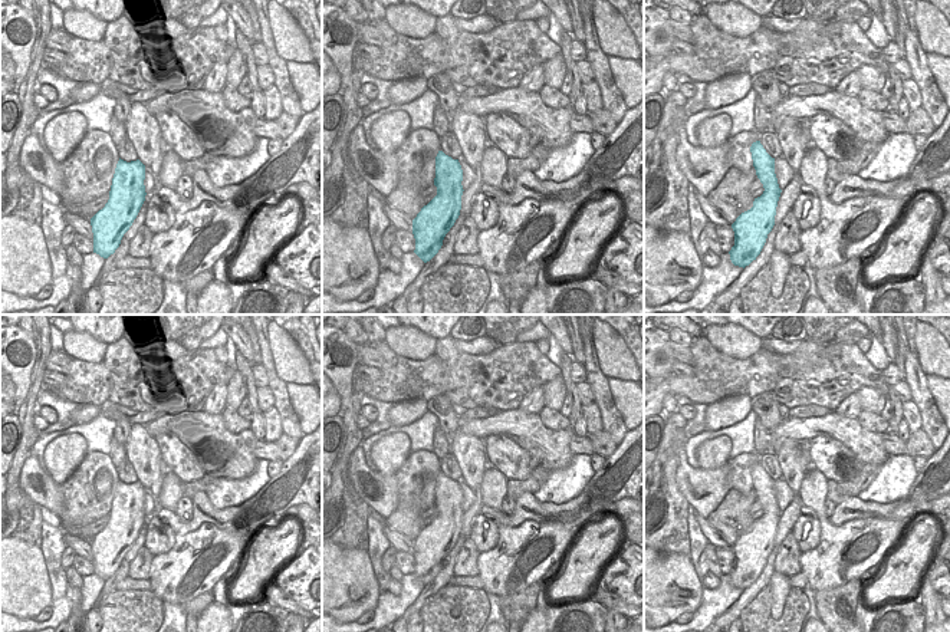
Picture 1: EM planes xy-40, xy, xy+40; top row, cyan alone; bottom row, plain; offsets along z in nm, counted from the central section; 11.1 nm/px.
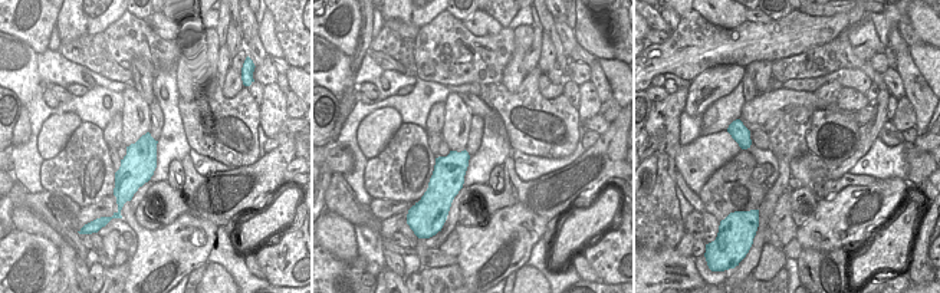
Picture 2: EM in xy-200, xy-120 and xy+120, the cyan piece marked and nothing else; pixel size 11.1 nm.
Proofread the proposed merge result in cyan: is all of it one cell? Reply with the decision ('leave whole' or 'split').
leave whole

